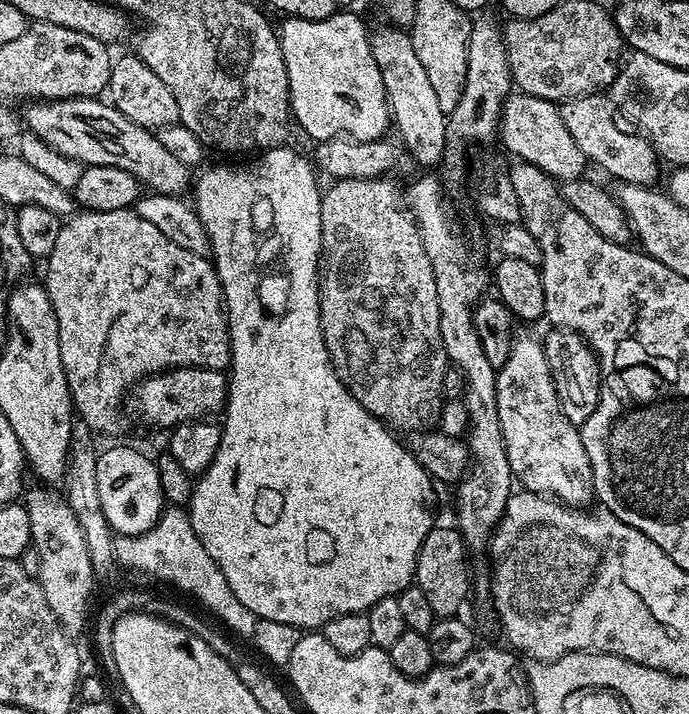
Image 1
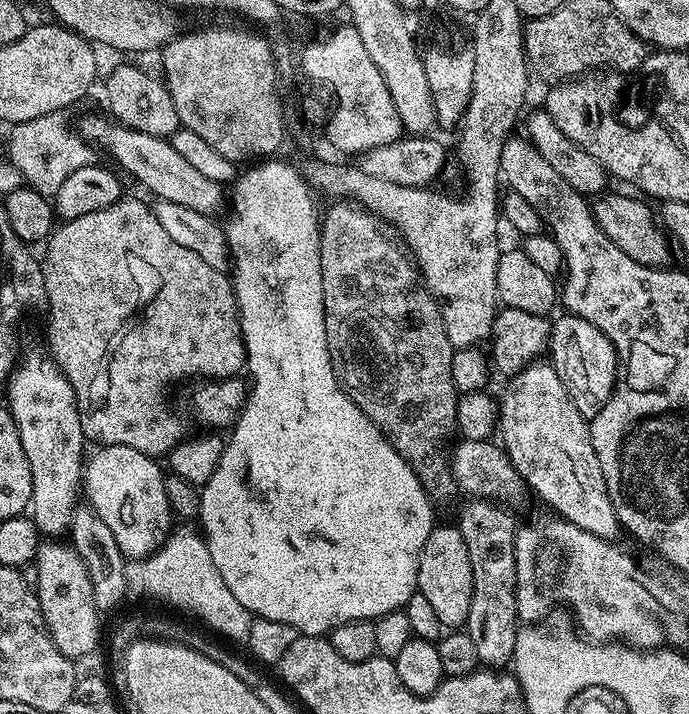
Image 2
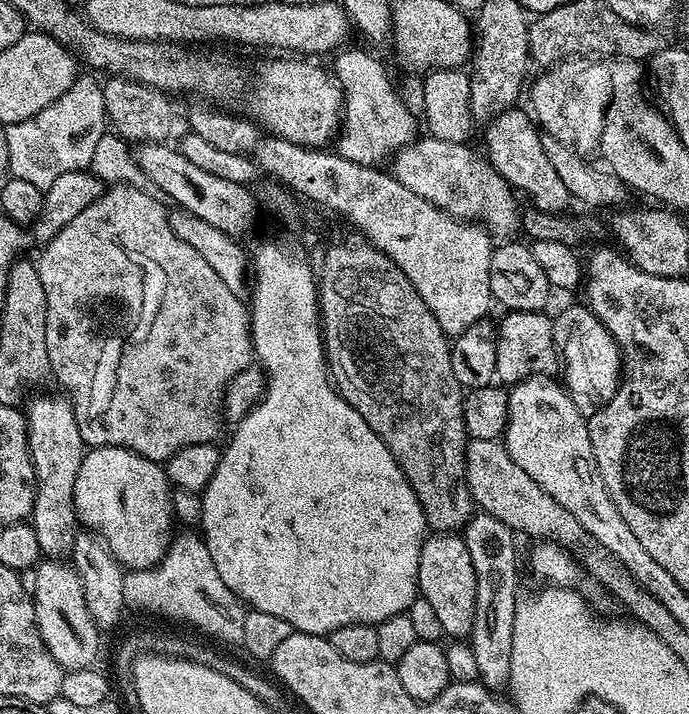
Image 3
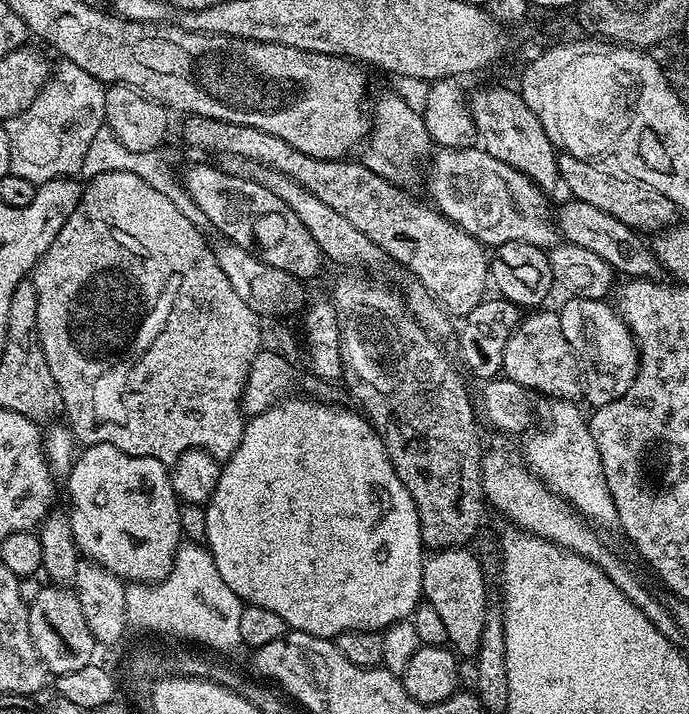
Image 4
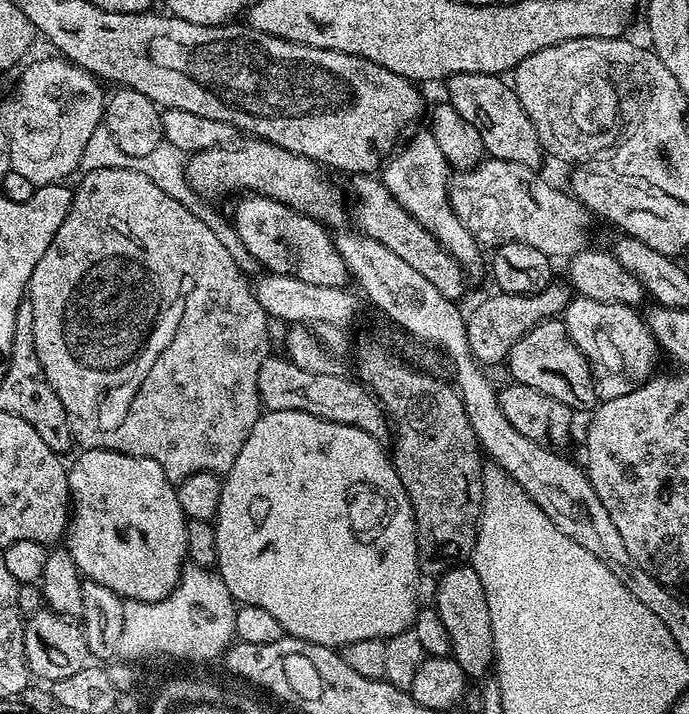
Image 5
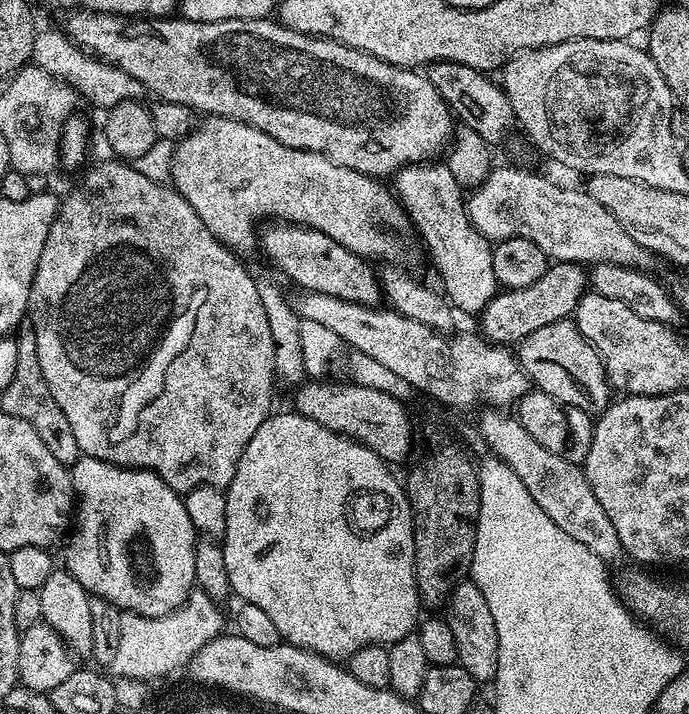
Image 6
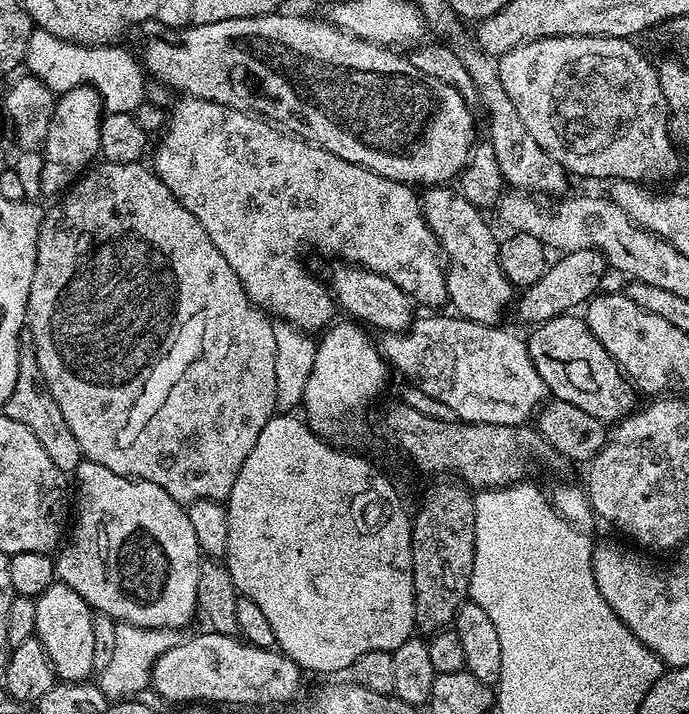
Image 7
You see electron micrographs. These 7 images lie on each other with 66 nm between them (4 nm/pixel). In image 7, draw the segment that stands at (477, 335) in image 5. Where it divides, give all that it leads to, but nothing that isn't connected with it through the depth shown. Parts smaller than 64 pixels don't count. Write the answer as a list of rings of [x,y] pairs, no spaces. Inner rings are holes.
[[[593,248],[565,252],[556,259],[549,263],[546,274],[542,274],[542,278],[538,278],[534,286],[523,289],[515,301],[514,312],[516,308],[521,322],[528,324],[527,326],[545,324],[550,318],[563,316],[586,305],[601,291],[600,283],[604,280],[604,272],[609,271],[606,258]]]

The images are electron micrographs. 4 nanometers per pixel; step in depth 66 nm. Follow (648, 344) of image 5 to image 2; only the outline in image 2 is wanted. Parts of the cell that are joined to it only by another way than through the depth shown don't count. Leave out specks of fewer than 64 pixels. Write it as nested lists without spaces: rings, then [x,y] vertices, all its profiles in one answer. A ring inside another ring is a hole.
[[[571,314],[563,315],[552,324],[550,363],[562,378],[564,389],[576,409],[585,418],[591,418],[600,413],[604,403],[612,396],[618,357],[612,343],[593,324]]]

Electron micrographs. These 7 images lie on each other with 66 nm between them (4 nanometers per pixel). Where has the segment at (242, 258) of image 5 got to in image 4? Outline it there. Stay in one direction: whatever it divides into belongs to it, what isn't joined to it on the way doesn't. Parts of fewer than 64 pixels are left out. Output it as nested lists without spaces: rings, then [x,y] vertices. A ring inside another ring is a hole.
[[[104,125],[97,130],[96,135],[93,137],[79,173],[88,180],[102,173],[137,174],[144,182],[154,187],[154,190],[160,194],[165,194],[166,198],[169,198],[170,202],[173,202],[174,206],[177,206],[178,210],[181,210],[182,214],[190,219],[190,222],[194,222],[199,228],[207,227],[209,223],[206,214],[198,208],[194,198],[191,198],[189,192],[185,190],[183,181],[178,177],[177,172],[175,174],[174,156],[166,149],[167,147],[161,146],[152,151],[129,150],[114,136],[114,132],[107,125]]]

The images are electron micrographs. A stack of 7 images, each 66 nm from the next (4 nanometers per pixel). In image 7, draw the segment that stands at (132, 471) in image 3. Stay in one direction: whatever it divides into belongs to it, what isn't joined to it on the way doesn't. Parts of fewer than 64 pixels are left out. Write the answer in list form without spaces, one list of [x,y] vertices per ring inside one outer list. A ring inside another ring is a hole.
[[[81,459],[80,465],[77,466],[74,473],[74,523],[71,525],[70,535],[67,537],[66,543],[59,549],[58,555],[55,557],[55,562],[59,583],[75,590],[92,607],[93,613],[101,612],[114,621],[122,624],[133,624],[139,628],[179,629],[179,624],[186,623],[192,615],[196,616],[198,612],[196,599],[198,598],[201,561],[202,553],[198,546],[198,538],[194,538],[194,530],[190,527],[188,509],[185,505],[170,498],[170,494],[166,494],[166,490],[162,490],[162,486],[154,486],[154,482],[132,480],[129,476],[114,474],[114,470],[106,470],[106,466],[98,466],[98,462]]]

